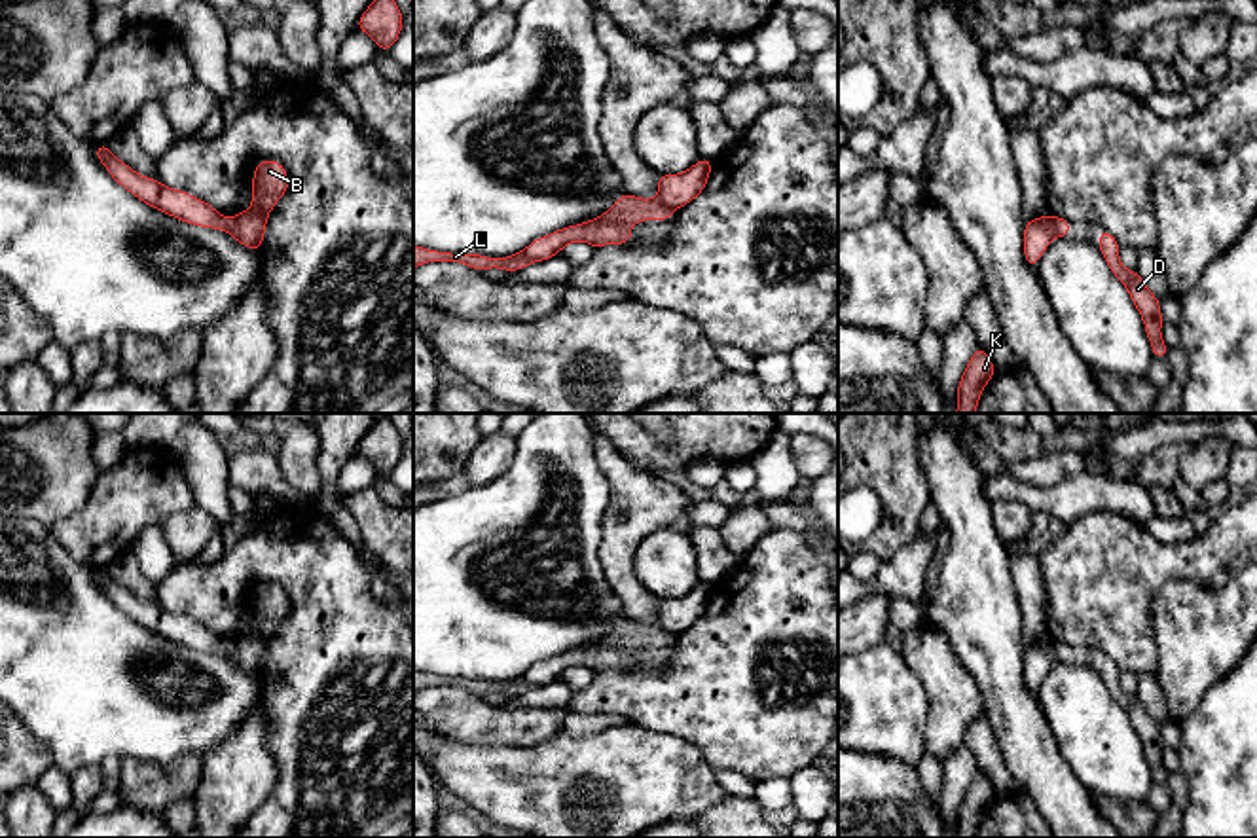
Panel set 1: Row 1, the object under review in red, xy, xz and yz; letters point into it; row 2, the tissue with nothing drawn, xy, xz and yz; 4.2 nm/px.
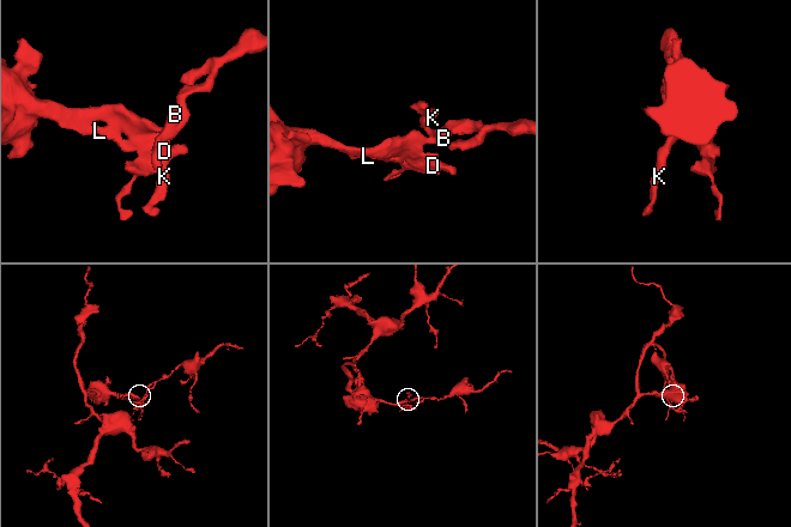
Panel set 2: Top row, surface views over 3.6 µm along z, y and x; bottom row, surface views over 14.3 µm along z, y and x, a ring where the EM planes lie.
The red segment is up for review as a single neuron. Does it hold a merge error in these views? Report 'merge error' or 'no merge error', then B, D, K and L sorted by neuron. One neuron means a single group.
merge error; groups B K / D L

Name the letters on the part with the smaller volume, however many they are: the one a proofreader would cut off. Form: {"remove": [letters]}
{"remove": ["B", "K"]}

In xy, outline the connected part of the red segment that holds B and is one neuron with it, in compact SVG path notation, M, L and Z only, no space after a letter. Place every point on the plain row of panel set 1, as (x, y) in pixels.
M265 584L256 588L252 603L252 631L235 639L231 662L258 677L265 660L267 639L277 626L288 616L288 597L275 586Z

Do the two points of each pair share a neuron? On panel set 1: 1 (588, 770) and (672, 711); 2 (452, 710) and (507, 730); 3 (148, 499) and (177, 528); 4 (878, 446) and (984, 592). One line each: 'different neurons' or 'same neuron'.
1: different neurons
2: same neuron
3: different neurons
4: different neurons

